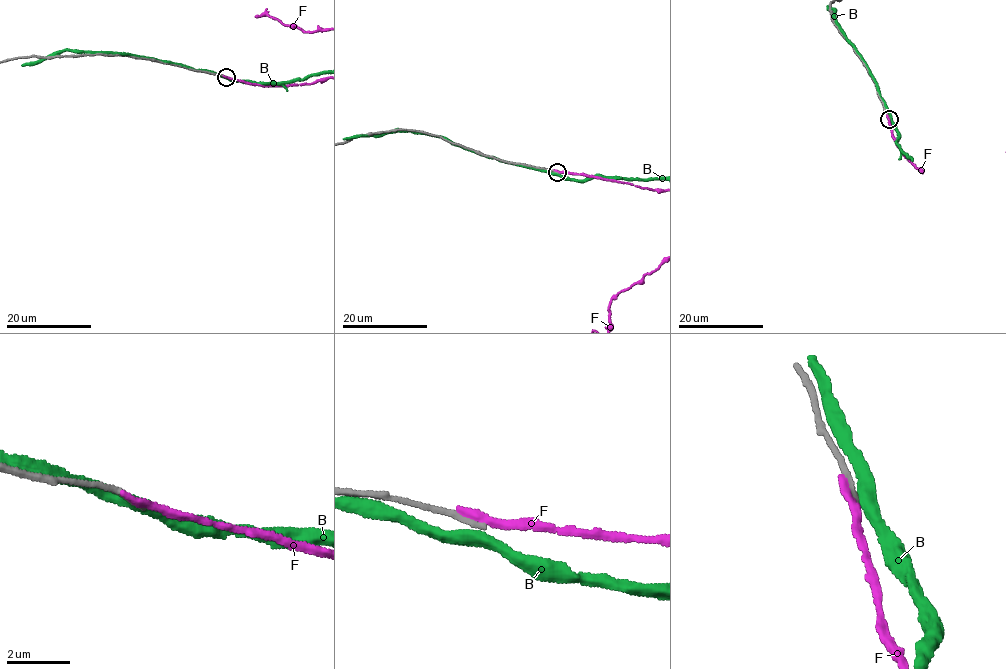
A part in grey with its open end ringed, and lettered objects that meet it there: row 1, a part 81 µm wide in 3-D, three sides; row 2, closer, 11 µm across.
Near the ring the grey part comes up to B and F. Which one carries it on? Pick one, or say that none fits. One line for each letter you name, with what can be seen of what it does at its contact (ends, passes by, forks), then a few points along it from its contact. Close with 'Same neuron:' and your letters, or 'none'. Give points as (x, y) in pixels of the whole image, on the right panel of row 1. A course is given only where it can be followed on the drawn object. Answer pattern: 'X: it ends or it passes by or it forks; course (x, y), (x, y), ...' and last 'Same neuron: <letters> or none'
Same neuron: none

